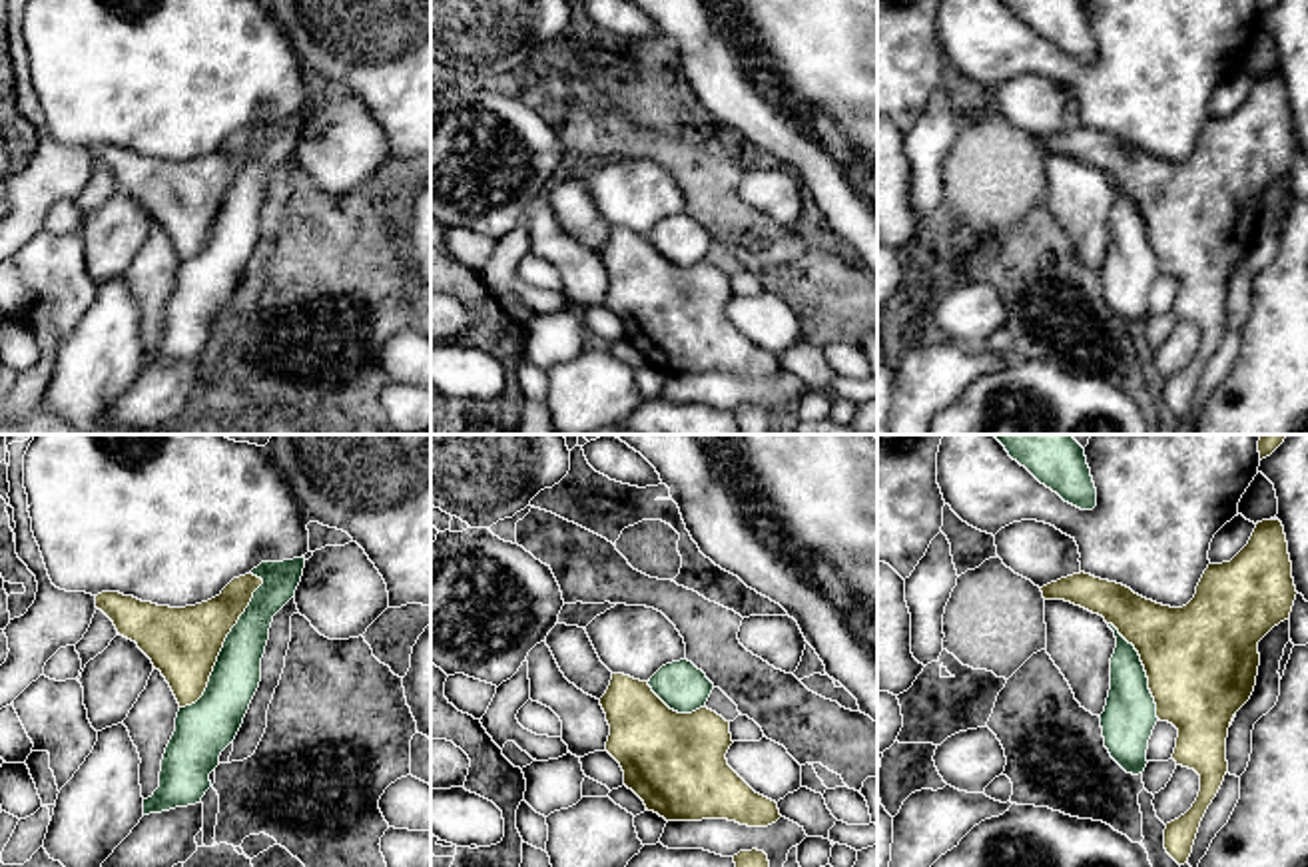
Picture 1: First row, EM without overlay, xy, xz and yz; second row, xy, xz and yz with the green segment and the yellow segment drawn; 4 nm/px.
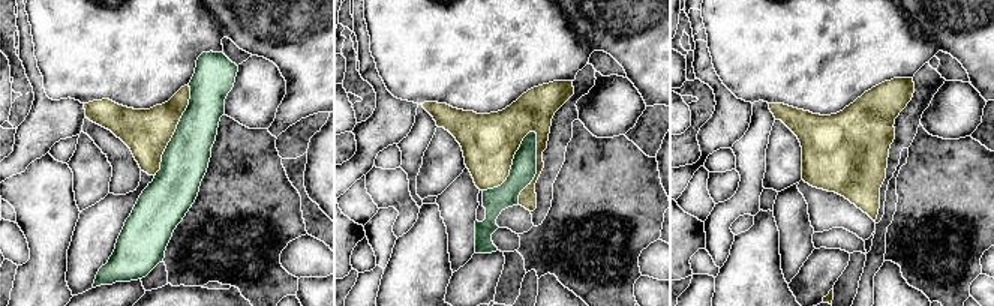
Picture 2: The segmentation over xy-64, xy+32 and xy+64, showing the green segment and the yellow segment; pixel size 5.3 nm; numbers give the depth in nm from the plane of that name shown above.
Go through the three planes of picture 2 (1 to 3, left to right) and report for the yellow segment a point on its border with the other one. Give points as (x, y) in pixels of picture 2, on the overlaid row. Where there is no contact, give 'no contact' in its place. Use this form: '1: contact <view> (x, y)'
1: contact xy-64 (176, 131)
2: contact xy+32 (511, 165)
3: no contact

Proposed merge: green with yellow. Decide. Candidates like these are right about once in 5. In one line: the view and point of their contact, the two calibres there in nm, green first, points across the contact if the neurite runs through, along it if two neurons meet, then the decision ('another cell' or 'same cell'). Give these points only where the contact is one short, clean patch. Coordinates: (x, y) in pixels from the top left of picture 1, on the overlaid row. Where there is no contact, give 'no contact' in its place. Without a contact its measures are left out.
xy (224, 646) | 200/280 nm | another cell

